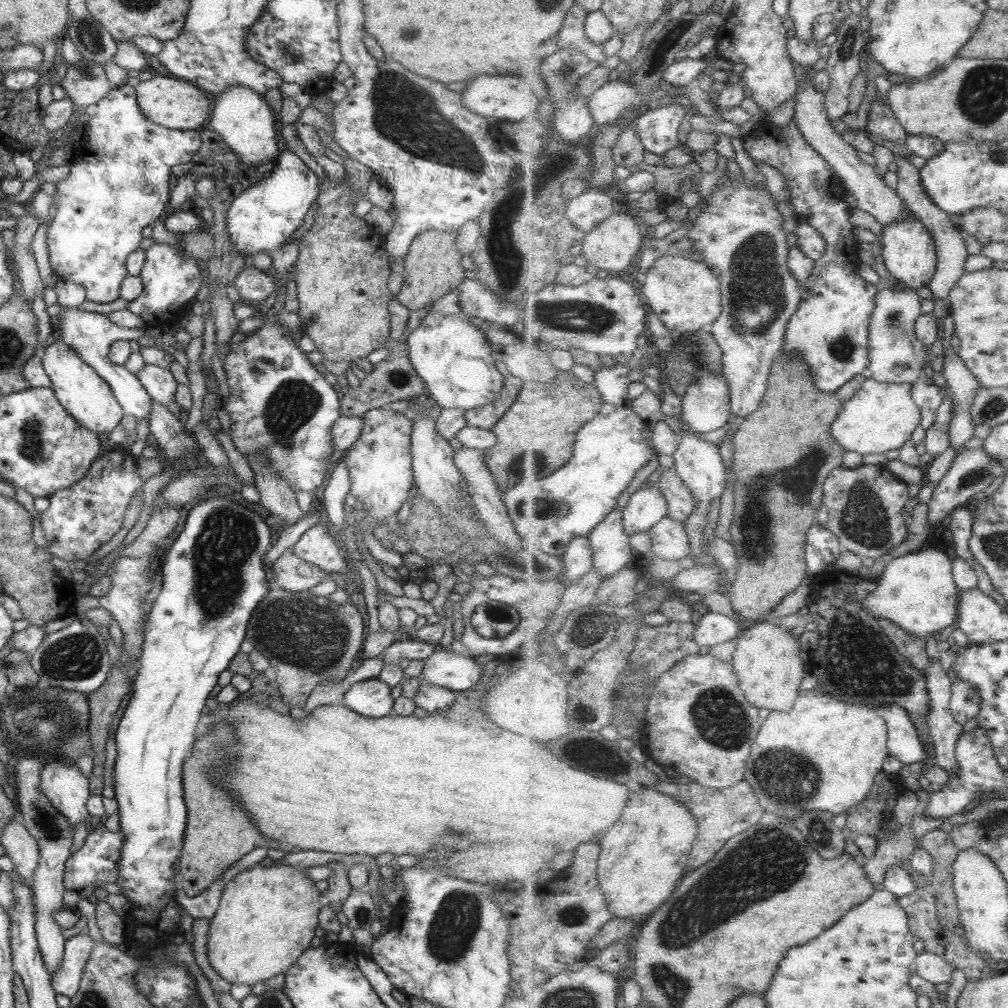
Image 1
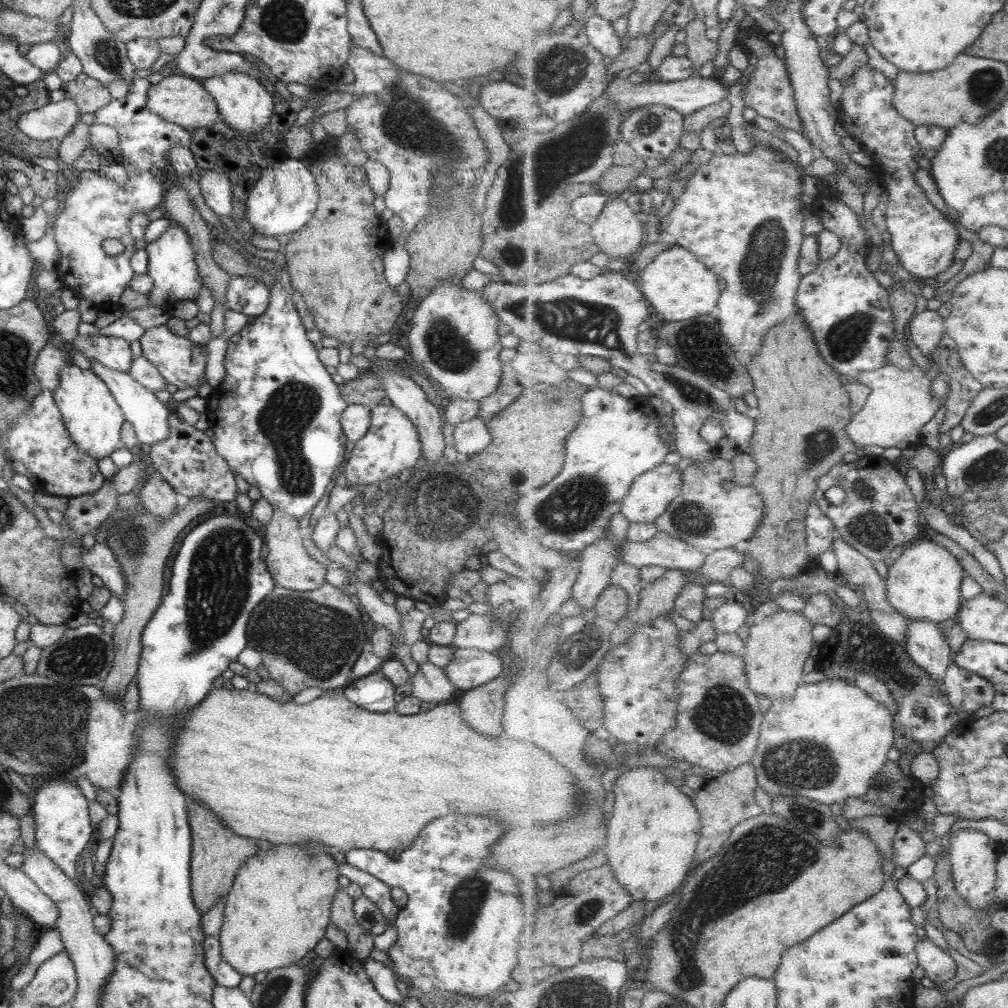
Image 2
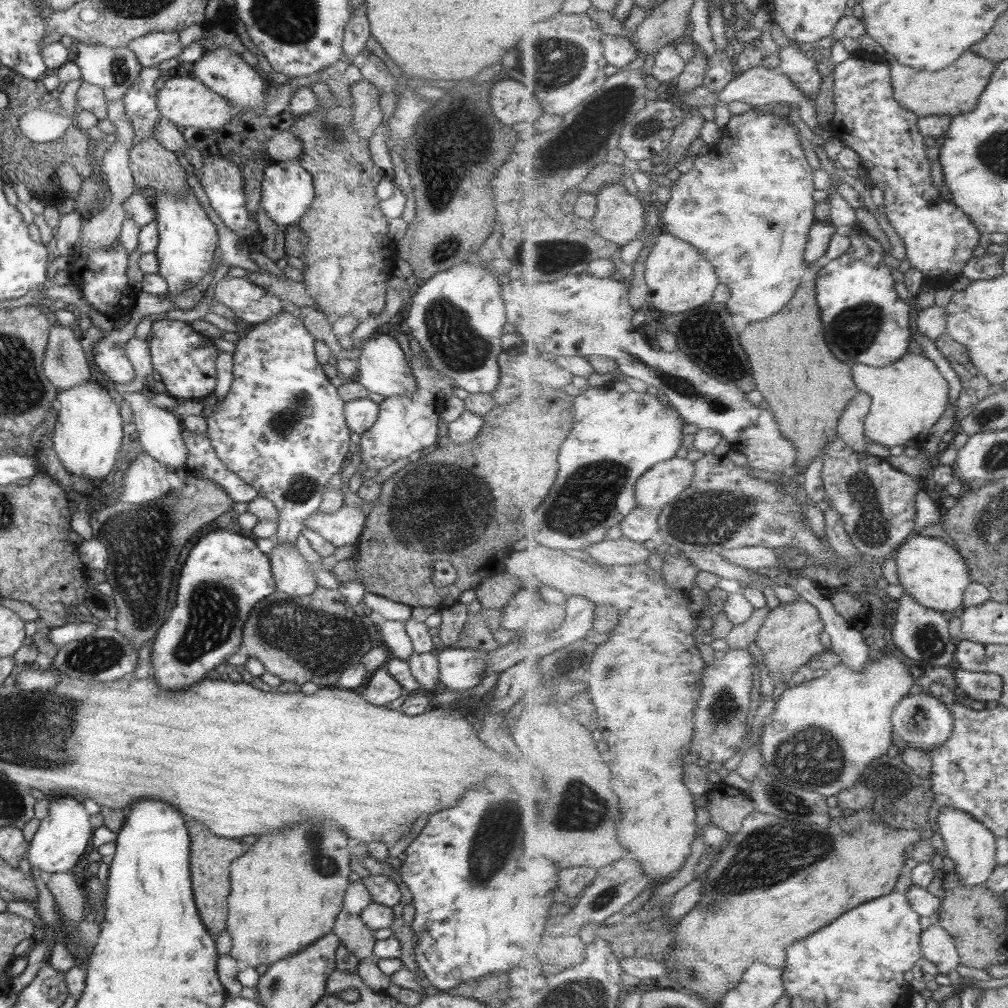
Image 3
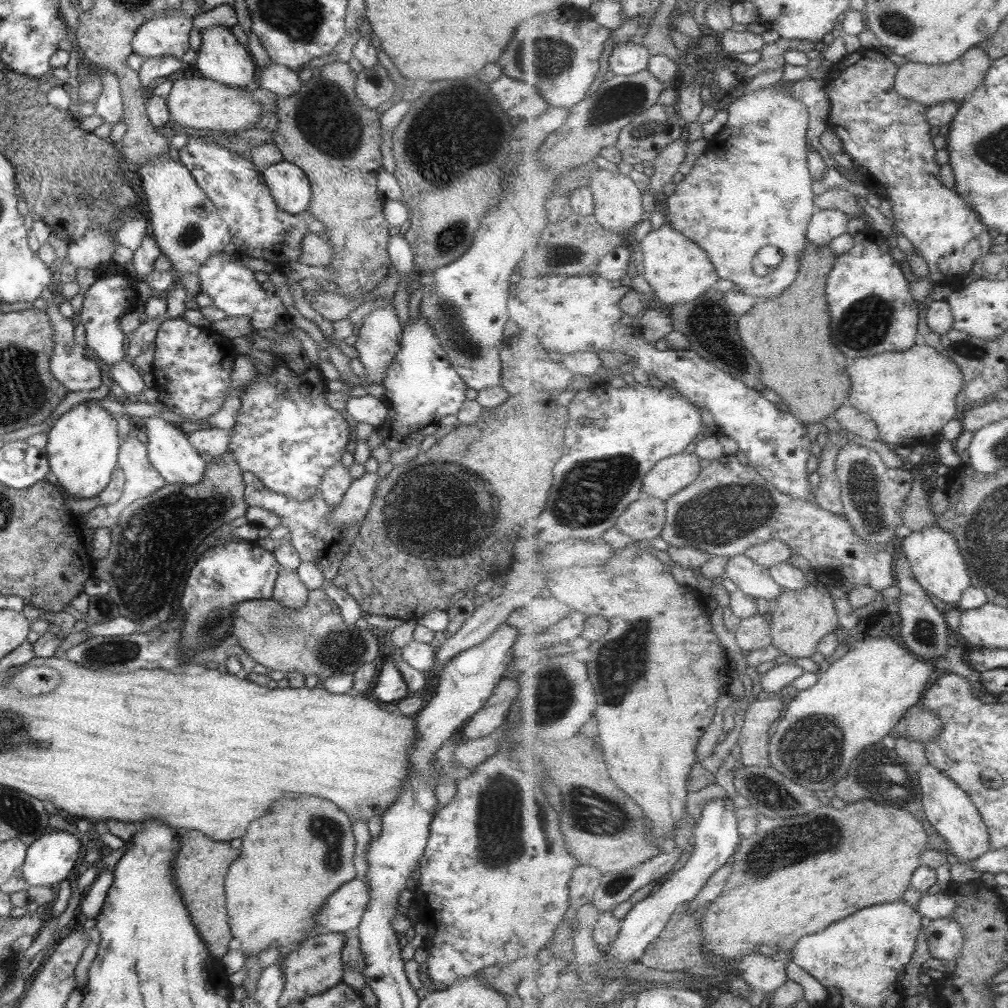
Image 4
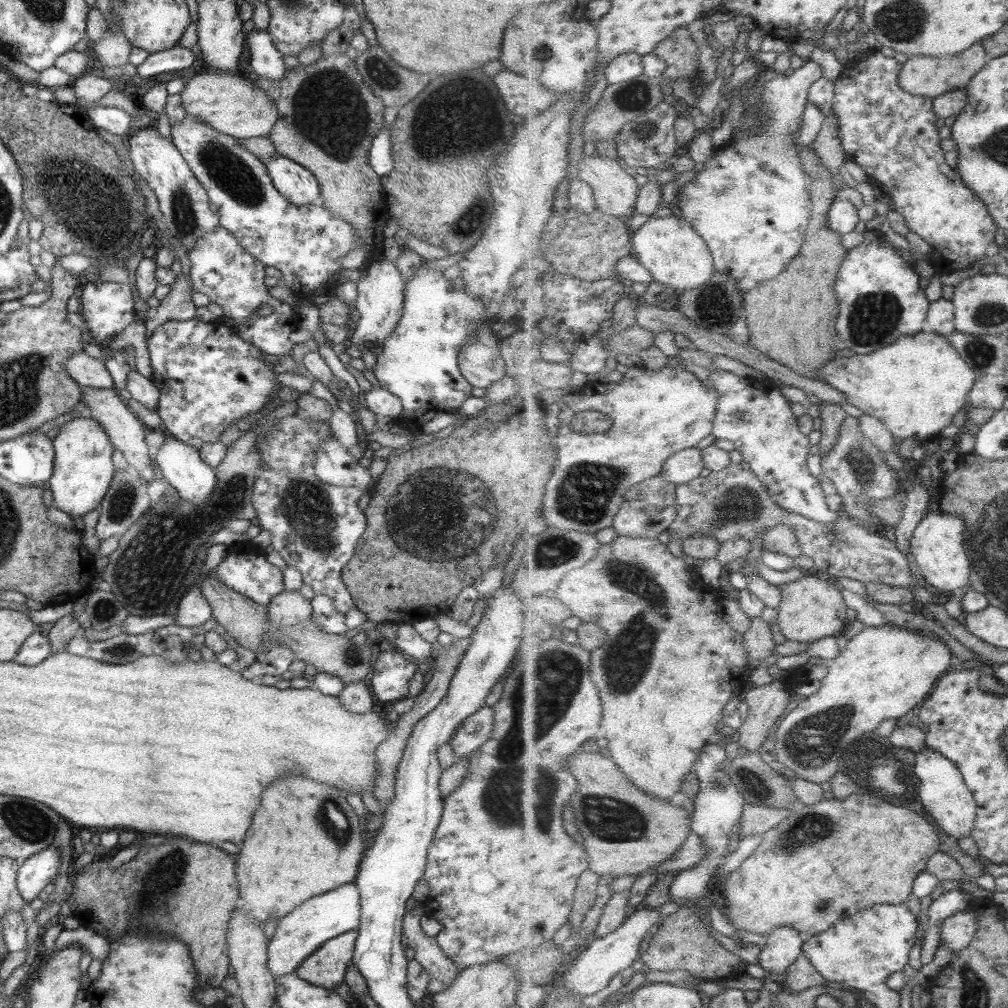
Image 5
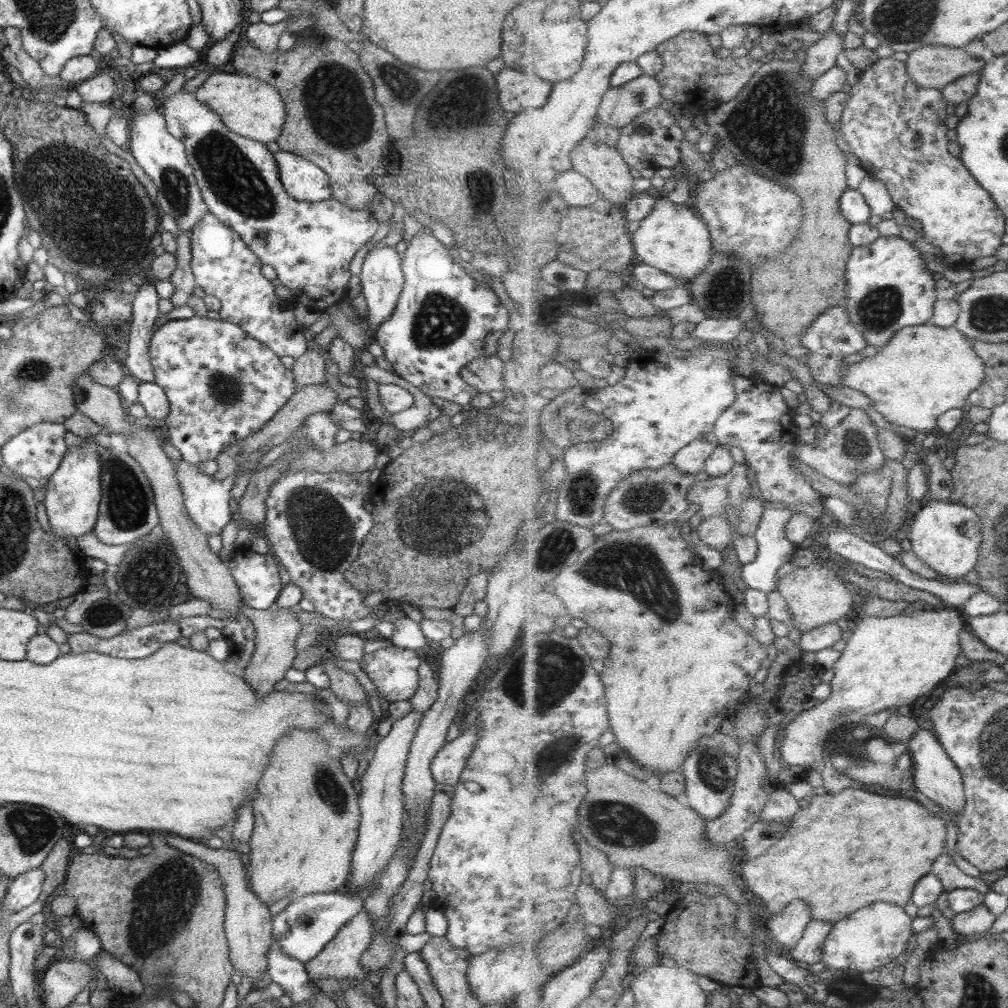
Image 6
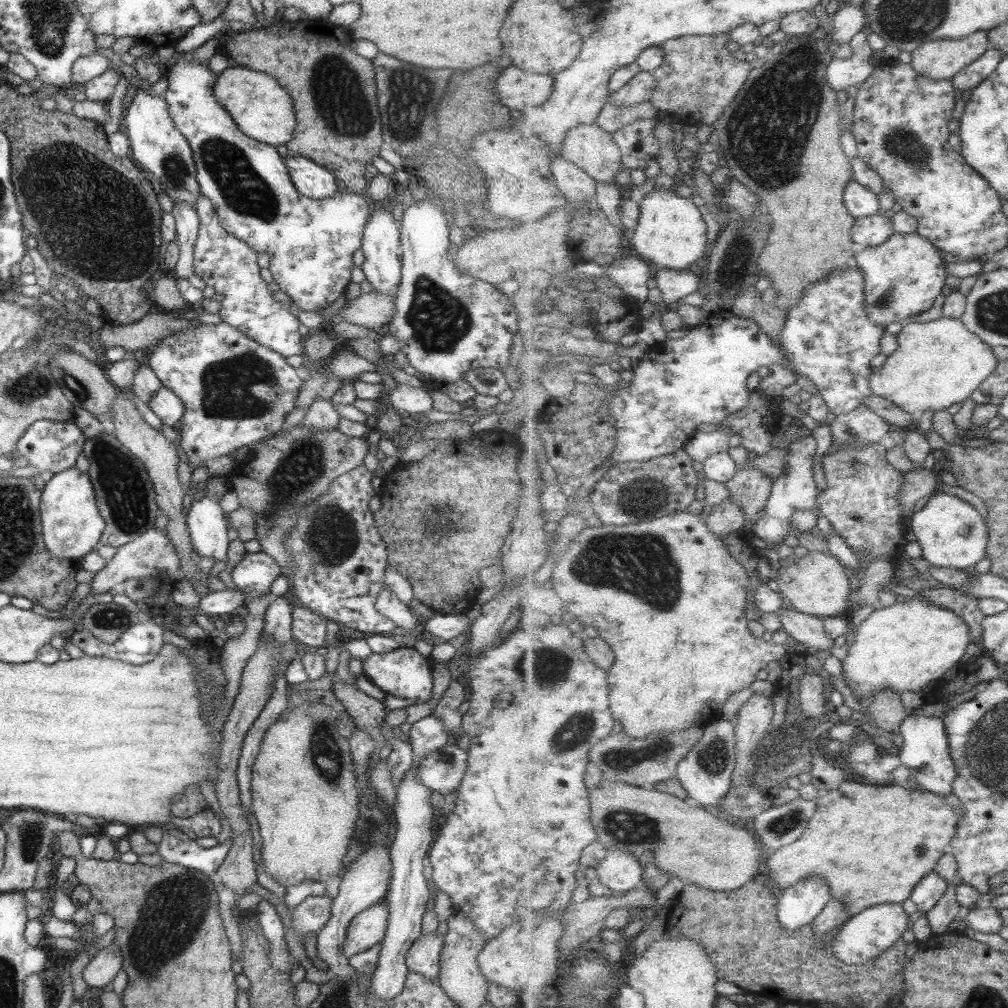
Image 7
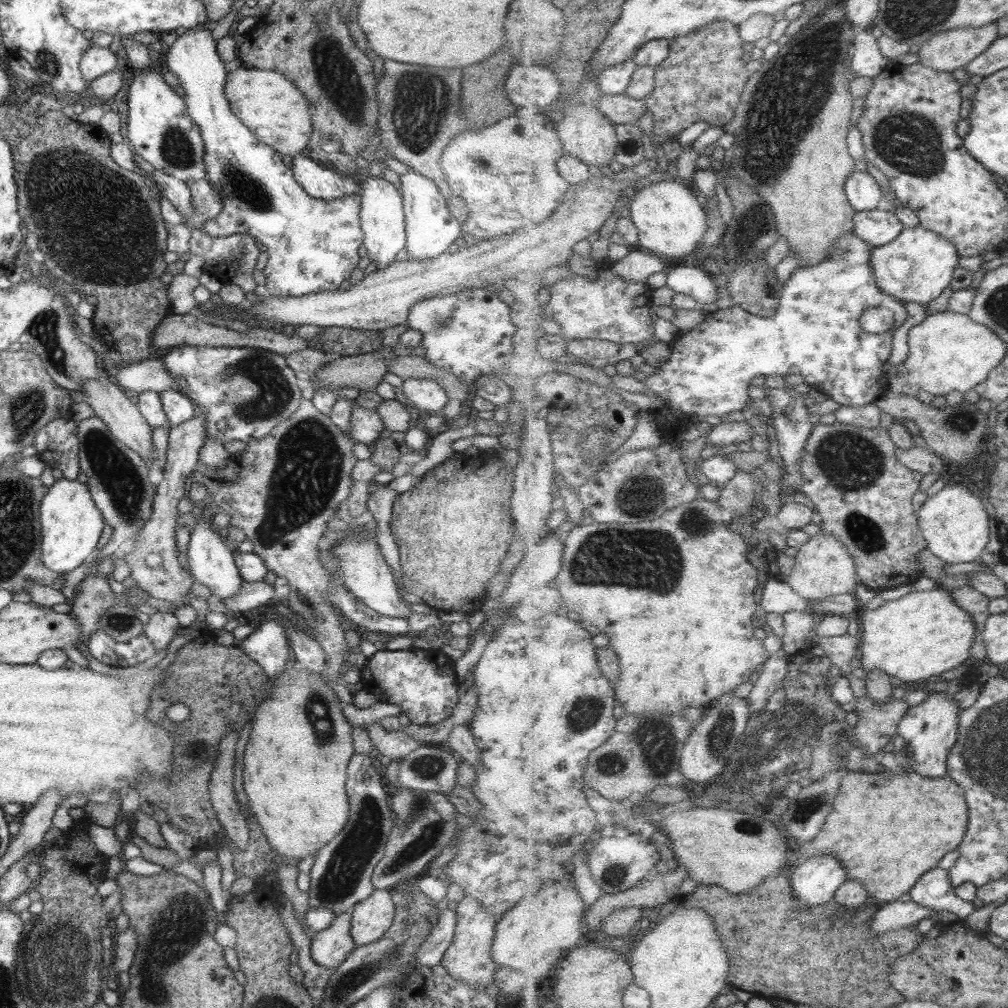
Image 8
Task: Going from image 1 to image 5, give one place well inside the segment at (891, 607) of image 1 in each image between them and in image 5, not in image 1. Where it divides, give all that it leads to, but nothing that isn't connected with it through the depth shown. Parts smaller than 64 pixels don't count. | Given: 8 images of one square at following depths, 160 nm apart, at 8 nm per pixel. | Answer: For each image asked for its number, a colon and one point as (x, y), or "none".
2: (925, 582)
3: (934, 573)
4: (938, 564)
5: (938, 545)

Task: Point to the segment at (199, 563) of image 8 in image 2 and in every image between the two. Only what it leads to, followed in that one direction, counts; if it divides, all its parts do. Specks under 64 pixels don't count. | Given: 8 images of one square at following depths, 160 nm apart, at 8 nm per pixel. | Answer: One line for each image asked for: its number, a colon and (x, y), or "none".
2: (148, 416)
3: (159, 430)
4: (168, 450)
5: (179, 463)
6: (205, 499)
7: (207, 525)

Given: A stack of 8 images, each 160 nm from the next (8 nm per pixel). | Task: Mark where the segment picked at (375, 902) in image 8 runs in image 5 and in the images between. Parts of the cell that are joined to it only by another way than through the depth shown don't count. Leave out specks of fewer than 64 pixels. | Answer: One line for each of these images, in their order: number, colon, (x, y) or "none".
5: (325, 966)
6: (339, 958)
7: (365, 929)

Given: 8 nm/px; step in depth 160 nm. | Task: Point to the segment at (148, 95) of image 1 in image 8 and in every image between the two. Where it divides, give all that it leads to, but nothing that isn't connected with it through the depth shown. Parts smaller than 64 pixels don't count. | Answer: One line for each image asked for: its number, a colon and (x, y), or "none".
2: (180, 100)
3: (184, 102)
4: (197, 102)
5: (230, 104)
6: (250, 108)
7: (261, 110)
8: (270, 107)

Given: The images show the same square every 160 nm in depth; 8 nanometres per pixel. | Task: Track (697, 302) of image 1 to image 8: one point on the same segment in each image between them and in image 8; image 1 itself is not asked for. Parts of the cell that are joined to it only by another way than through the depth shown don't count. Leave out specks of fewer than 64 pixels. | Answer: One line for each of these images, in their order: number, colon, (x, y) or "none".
2: (680, 286)
3: (679, 276)
4: (678, 270)
5: (671, 248)
6: (672, 239)
7: (671, 234)
8: (671, 222)

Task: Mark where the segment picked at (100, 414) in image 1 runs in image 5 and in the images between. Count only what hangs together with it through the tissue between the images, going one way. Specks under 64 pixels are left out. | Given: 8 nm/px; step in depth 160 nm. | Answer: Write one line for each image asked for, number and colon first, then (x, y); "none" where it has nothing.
2: (92, 418)
3: (87, 434)
4: (81, 447)
5: (82, 470)

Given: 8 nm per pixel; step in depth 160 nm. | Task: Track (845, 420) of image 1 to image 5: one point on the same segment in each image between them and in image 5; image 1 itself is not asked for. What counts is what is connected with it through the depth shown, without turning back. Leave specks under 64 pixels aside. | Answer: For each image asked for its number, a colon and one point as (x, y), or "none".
2: (901, 402)
3: (908, 397)
4: (911, 394)
5: (915, 386)

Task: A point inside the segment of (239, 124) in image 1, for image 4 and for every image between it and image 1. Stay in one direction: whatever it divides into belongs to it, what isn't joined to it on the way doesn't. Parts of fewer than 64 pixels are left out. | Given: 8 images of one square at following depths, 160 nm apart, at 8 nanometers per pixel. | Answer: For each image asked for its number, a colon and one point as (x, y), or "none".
2: (242, 101)
3: (222, 71)
4: (220, 58)

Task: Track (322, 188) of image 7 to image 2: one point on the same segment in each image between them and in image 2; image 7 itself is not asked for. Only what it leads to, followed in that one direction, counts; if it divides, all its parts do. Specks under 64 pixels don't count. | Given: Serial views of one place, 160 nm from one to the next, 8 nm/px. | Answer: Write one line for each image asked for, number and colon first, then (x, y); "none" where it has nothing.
2: (283, 199)
3: (287, 191)
4: (288, 186)
5: (296, 184)
6: (301, 180)

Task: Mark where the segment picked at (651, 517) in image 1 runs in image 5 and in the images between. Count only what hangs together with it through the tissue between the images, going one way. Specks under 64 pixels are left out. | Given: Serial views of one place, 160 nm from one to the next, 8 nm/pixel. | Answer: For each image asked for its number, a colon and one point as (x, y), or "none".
2: (650, 495)
3: (664, 482)
4: (669, 476)
5: (684, 466)

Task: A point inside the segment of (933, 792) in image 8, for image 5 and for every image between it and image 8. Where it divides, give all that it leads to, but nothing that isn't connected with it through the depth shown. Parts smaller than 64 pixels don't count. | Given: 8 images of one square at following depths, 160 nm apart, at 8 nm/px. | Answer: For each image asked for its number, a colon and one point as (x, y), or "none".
5: (828, 869)
6: (844, 851)
7: (873, 844)

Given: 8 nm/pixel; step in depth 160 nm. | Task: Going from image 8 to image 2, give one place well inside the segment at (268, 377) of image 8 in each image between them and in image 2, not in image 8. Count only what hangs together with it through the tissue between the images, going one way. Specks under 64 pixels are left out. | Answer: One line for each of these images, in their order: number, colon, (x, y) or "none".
2: (180, 363)
3: (185, 360)
4: (191, 365)
5: (207, 377)
6: (221, 385)
7: (234, 392)

